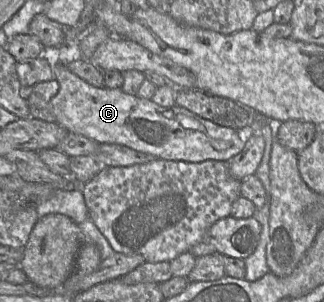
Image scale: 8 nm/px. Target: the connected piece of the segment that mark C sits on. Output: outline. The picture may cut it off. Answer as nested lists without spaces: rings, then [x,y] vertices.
[[[54,55],[50,65],[59,83],[58,93],[50,100],[55,122],[68,132],[85,136],[98,144],[124,145],[166,160],[227,162],[243,149],[248,139],[245,129],[242,129],[245,131],[242,138],[238,130],[220,126],[177,105],[162,107],[151,99],[129,95],[121,88],[94,87],[72,73]]]

